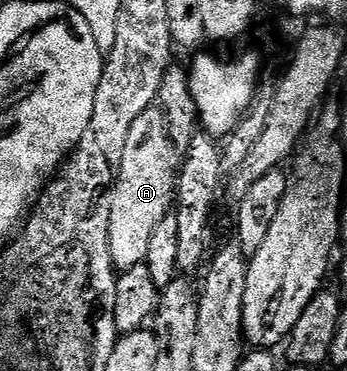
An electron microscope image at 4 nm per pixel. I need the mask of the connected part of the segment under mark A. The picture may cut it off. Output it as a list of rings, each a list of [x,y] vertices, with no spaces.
[[[152,107],[137,115],[129,139],[125,139],[125,155],[121,155],[109,211],[108,251],[116,270],[124,271],[146,262],[153,231],[172,212],[175,204],[175,182],[180,164],[181,157],[169,139],[169,127],[162,109]]]

